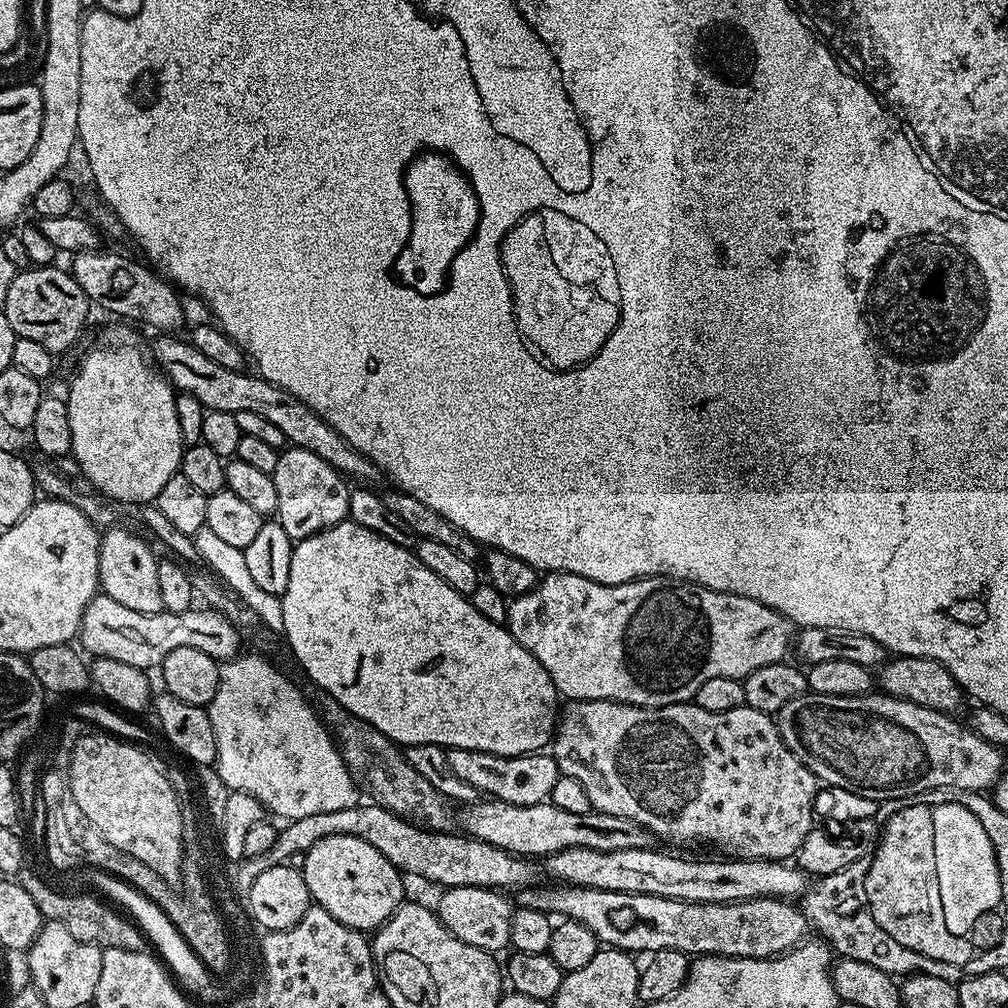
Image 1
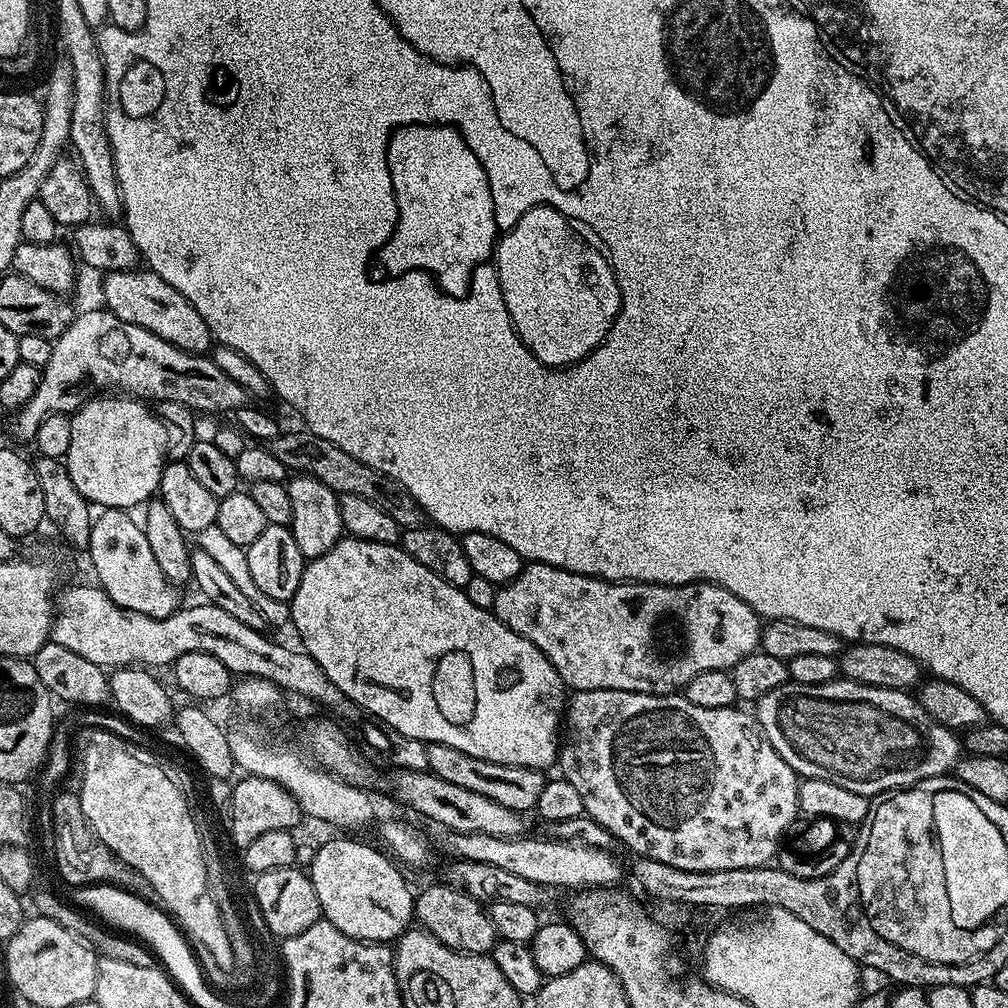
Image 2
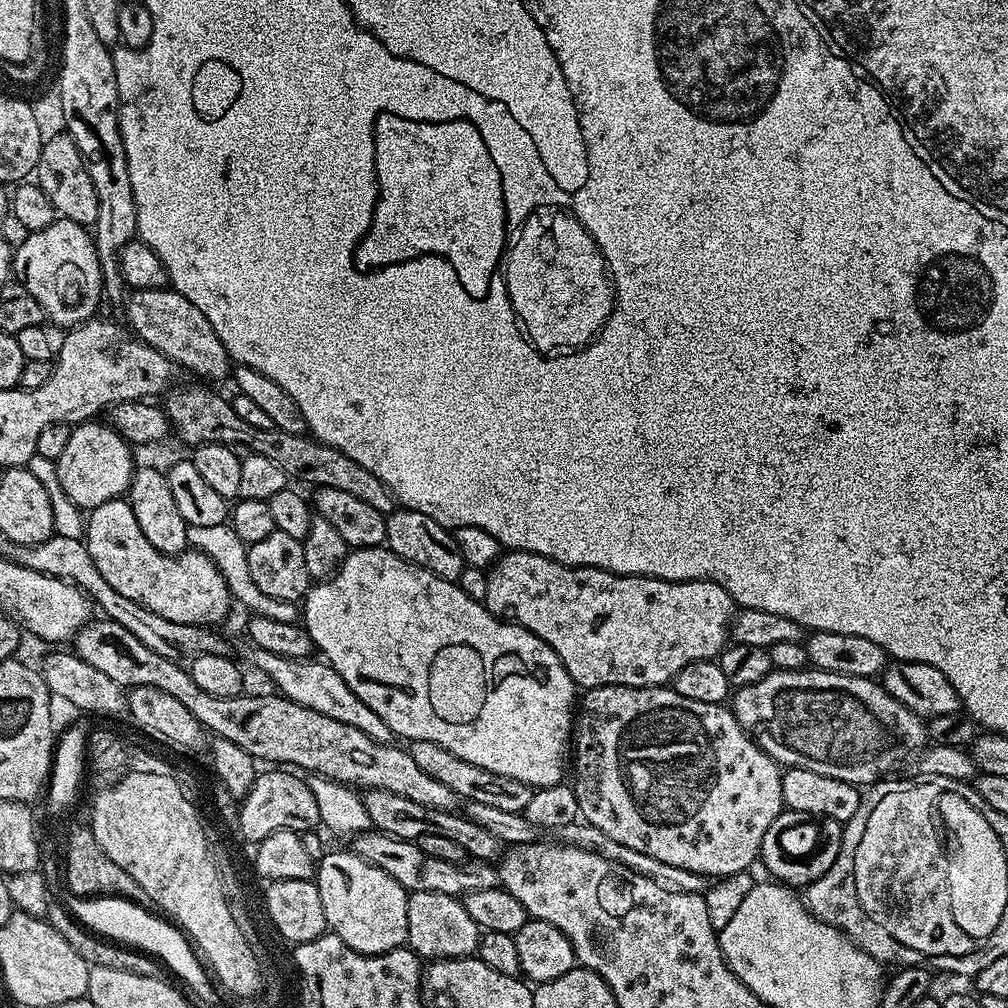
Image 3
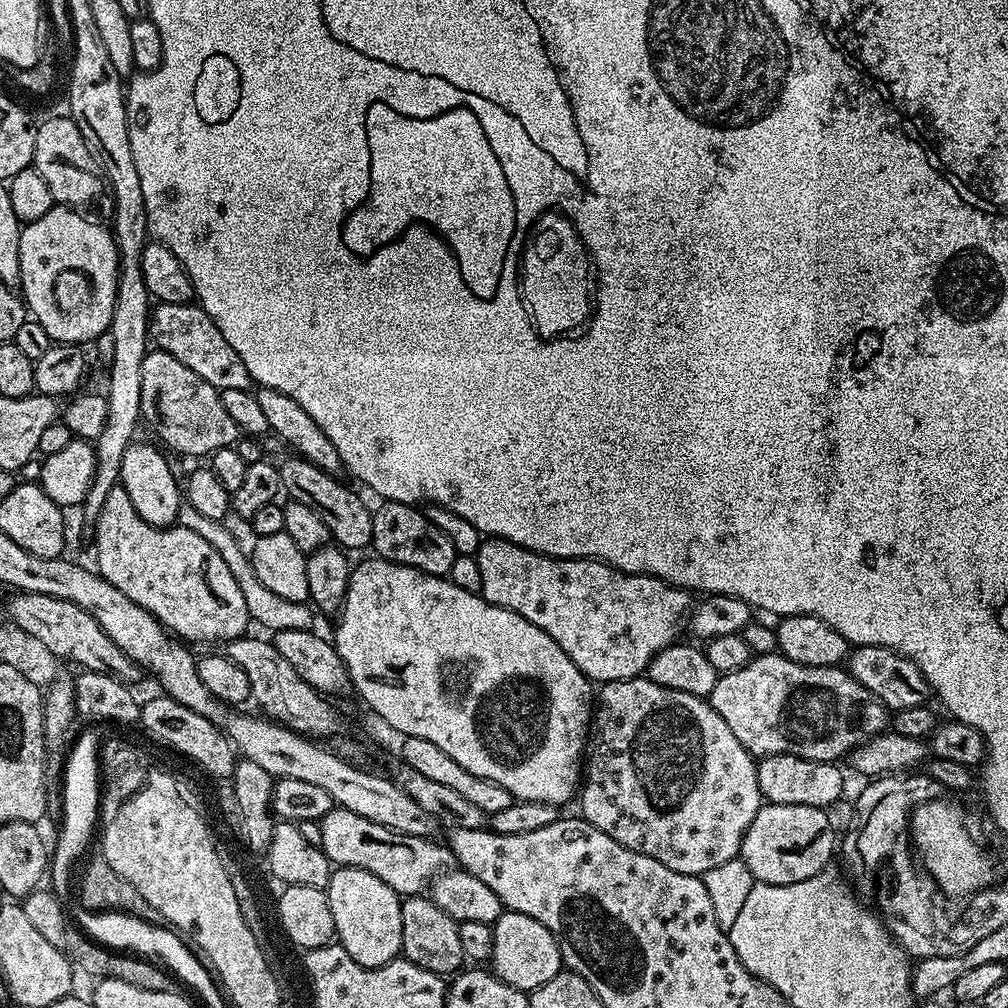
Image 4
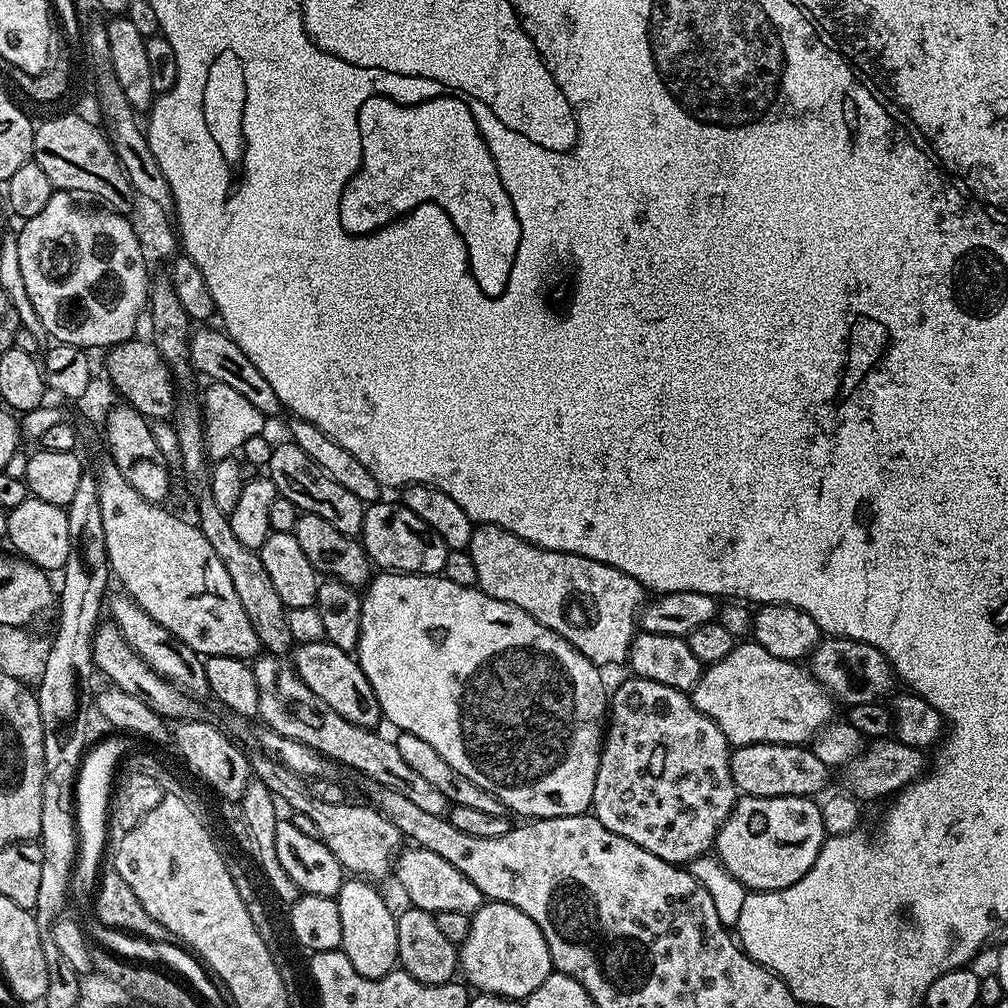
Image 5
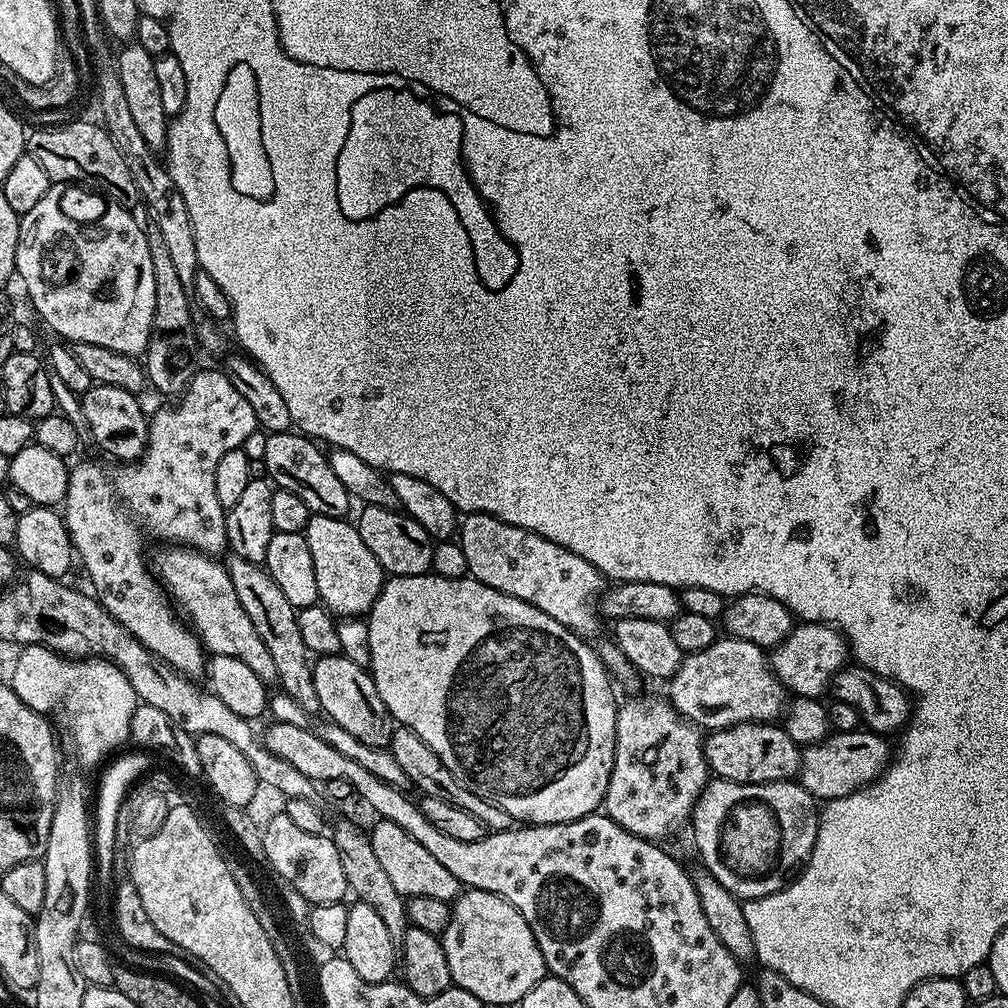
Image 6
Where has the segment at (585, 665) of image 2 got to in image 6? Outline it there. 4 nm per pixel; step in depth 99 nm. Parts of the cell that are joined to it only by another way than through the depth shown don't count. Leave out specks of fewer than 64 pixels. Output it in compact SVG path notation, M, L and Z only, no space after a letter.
M469 512L459 521L458 543L462 554L466 554L466 566L471 579L502 594L510 594L542 610L542 614L550 614L554 622L562 622L562 626L581 638L591 637L591 632L599 630L601 617L598 615L598 601L605 591L606 578L593 564L586 562L586 558L578 558L578 554L558 546L558 542L550 542L522 526L502 522L485 512Z

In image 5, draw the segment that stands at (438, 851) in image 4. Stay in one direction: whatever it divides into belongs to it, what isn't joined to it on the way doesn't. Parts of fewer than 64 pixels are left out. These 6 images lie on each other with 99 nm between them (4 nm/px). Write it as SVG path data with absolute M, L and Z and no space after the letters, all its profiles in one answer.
M267 754L259 755L253 755L250 760L253 777L264 783L274 797L286 798L293 813L301 812L315 823L320 840L328 847L330 854L338 858L342 867L357 877L371 878L373 881L380 880L387 872L389 875L393 871L394 861L402 851L402 837L394 822L390 822L376 807L367 803L345 802L335 805L324 802L311 787L308 789L304 785L307 784L305 777L286 770L286 766Z

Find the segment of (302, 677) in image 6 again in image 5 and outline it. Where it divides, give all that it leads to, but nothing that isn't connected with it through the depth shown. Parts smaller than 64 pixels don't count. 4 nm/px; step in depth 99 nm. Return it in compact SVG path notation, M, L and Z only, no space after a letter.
M214 498L197 500L194 502L194 510L198 514L197 525L210 546L214 548L214 554L221 559L222 566L225 567L230 582L233 583L234 592L238 595L238 602L242 604L243 610L246 611L247 617L250 618L251 624L255 628L255 633L258 634L261 647L269 655L287 655L294 646L289 630L287 608L275 593L259 553L255 549L242 546L242 542L238 541L234 530L230 527L227 513L219 510Z

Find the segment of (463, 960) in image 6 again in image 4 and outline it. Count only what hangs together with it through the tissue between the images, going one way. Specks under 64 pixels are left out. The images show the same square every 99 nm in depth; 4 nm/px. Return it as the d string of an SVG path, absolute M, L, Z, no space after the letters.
M503 911L492 925L492 943L494 951L490 961L491 971L502 982L514 986L518 991L530 994L540 988L550 978L554 978L562 970L560 947L542 922L530 918L521 912Z

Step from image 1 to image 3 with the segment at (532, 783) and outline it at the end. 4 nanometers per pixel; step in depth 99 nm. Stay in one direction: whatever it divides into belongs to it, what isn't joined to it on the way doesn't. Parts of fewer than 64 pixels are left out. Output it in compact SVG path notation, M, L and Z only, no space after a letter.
M414 740L407 745L406 751L425 774L430 774L430 778L442 782L442 786L450 786L450 790L454 790L454 794L461 801L483 802L486 806L494 806L497 810L511 812L524 812L526 806L530 806L534 789L529 784L518 782L518 778L506 778L502 774L482 770L482 766L474 766L474 762L466 762L466 758L458 758L458 754L446 750L446 746L438 746L438 742Z

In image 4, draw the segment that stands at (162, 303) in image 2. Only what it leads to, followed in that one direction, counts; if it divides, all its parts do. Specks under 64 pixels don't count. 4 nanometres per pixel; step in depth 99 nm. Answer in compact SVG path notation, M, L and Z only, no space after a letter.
M157 303L151 309L148 322L148 335L151 343L159 351L166 354L174 354L182 366L194 370L198 378L206 378L210 386L219 388L221 392L226 390L249 391L254 381L250 370L246 370L246 362L238 358L238 350L222 338L222 330L214 326L210 314L206 314L199 303L191 304L161 304Z

